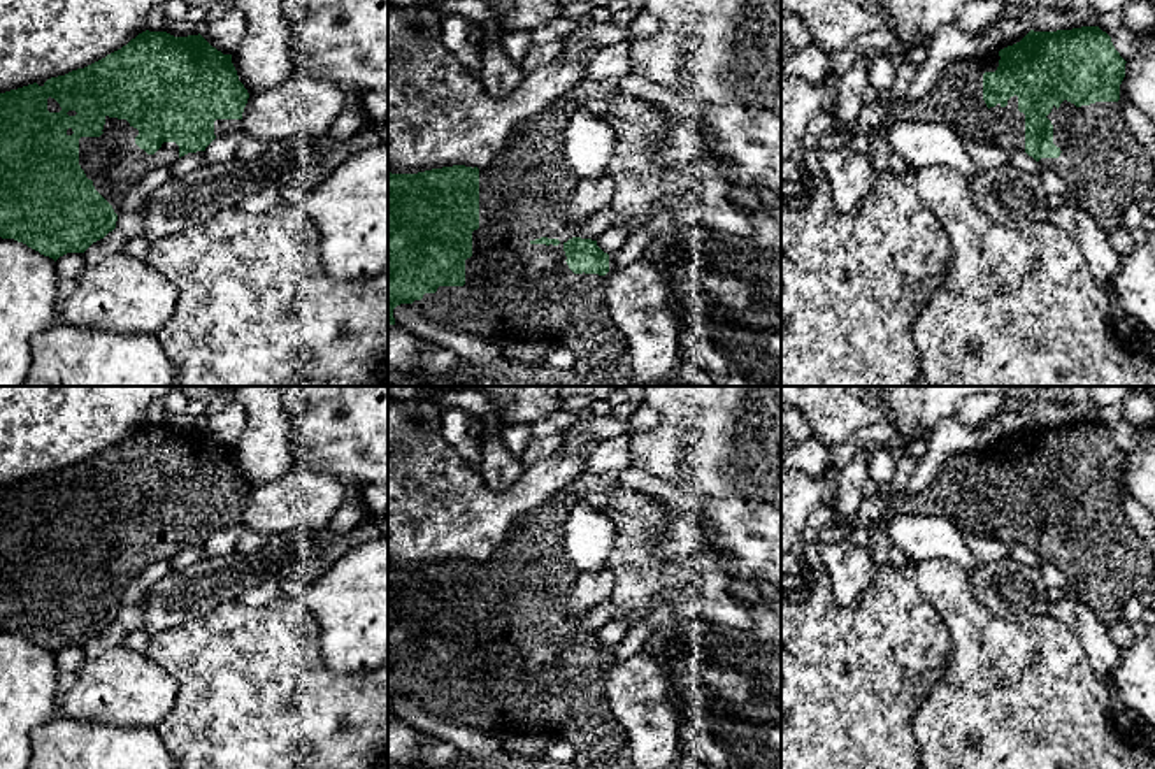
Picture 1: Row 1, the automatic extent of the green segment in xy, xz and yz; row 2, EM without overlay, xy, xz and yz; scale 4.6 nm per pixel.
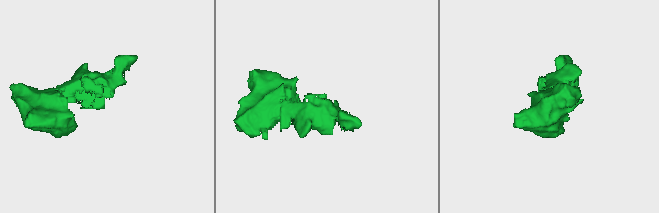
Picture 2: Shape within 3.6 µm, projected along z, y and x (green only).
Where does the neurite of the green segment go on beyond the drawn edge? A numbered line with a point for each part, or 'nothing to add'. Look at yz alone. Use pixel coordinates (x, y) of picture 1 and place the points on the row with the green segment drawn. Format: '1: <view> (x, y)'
1: yz (957, 100)

